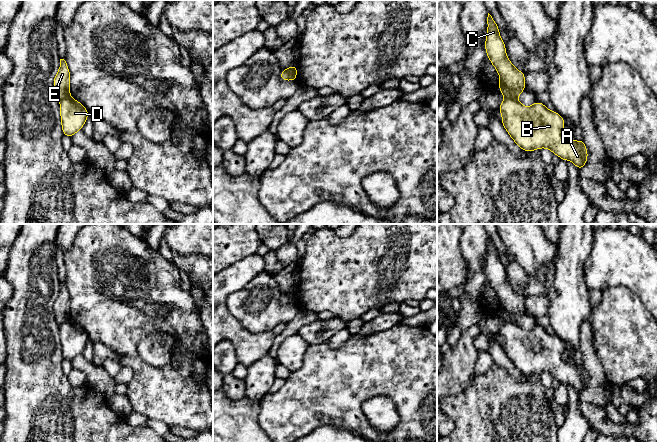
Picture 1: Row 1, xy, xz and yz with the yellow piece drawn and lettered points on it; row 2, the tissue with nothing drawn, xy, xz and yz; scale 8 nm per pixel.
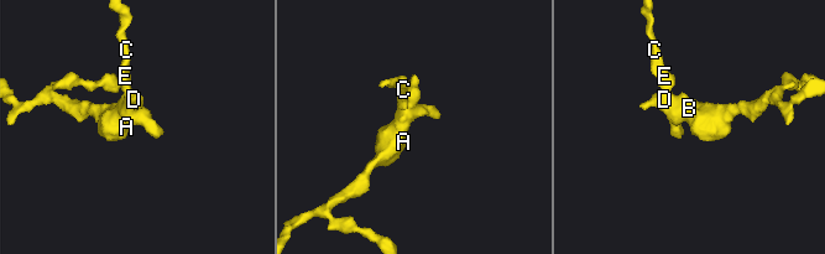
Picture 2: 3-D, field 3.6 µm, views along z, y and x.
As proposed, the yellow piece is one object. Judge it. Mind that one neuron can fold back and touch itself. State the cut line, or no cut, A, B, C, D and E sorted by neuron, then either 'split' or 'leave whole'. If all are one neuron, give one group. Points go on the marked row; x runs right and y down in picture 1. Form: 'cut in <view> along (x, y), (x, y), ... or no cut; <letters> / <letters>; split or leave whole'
cut in yz along (505, 97), (516, 100); A B D / C E; split

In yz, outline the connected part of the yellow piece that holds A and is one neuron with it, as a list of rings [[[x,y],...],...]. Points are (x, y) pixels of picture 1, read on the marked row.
[[[505,98],[498,107],[502,113],[502,125],[514,140],[514,142],[525,152],[532,152],[539,148],[548,148],[561,160],[570,160],[581,171],[586,164],[588,152],[583,138],[580,141],[570,140],[564,134],[565,121],[555,111],[548,110],[542,102],[534,102],[530,107],[525,107],[518,100]]]

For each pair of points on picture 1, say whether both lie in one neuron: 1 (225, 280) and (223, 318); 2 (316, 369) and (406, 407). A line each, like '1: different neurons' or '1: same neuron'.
1: same neuron
2: same neuron

